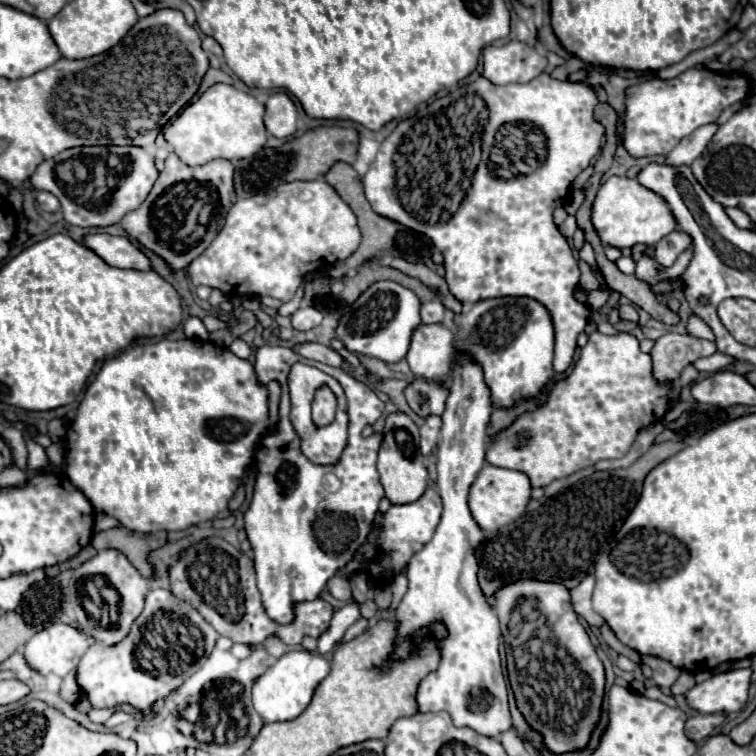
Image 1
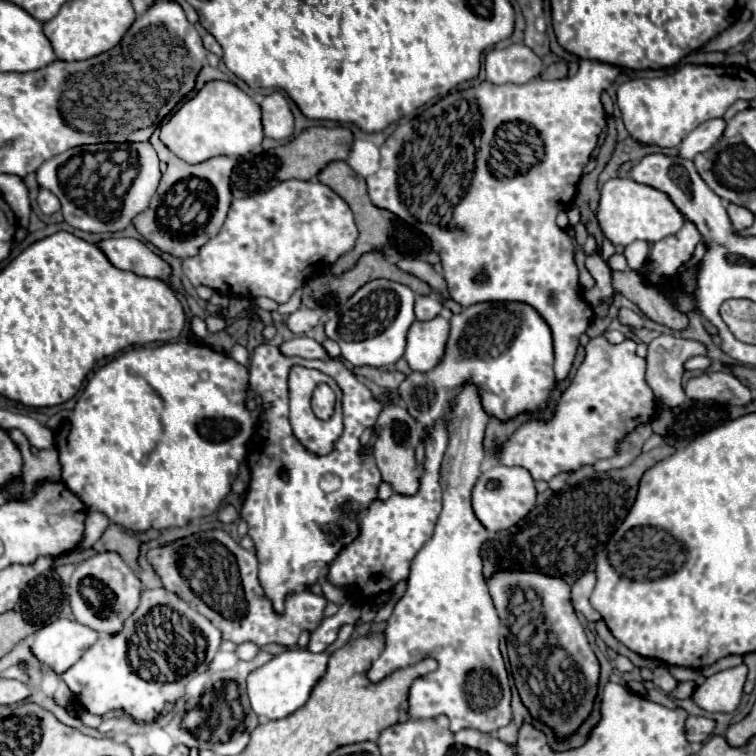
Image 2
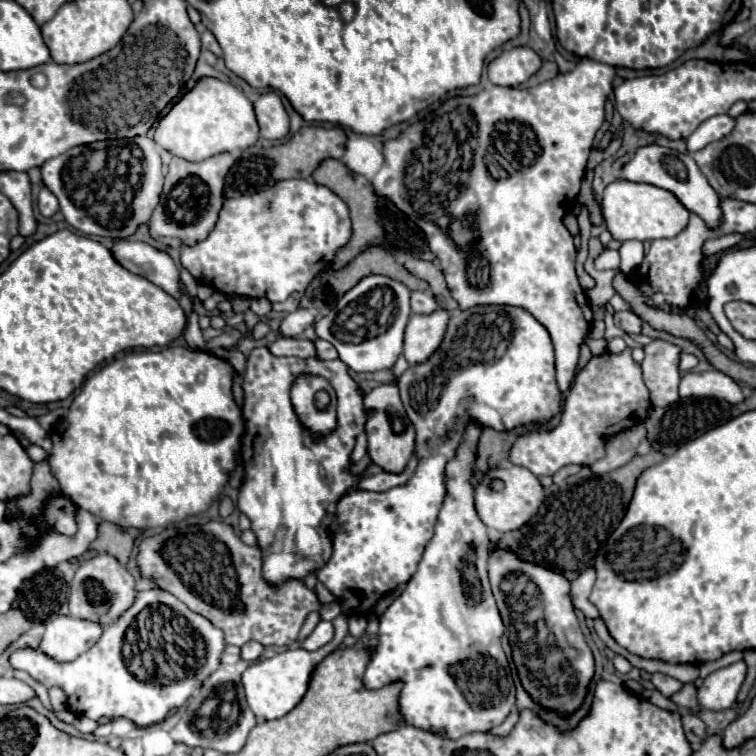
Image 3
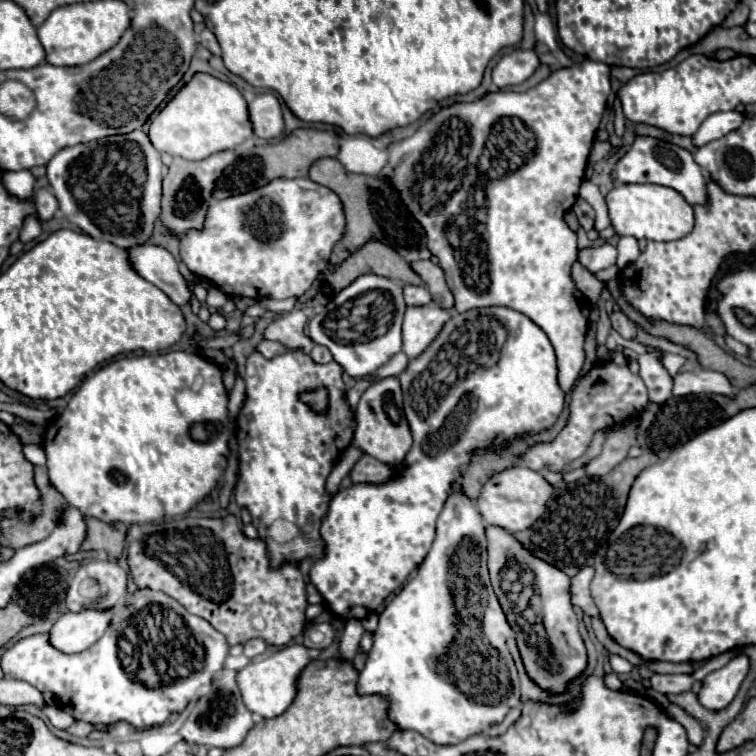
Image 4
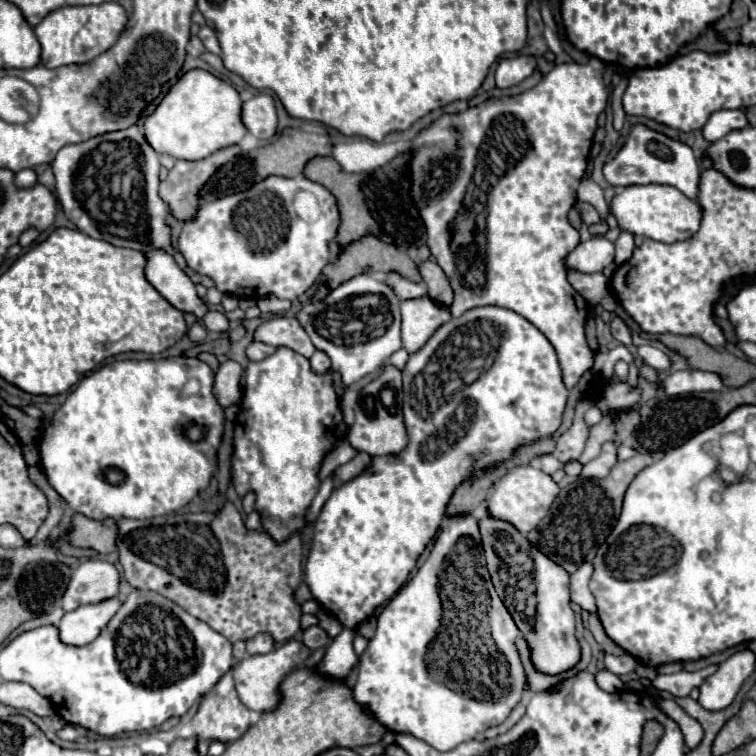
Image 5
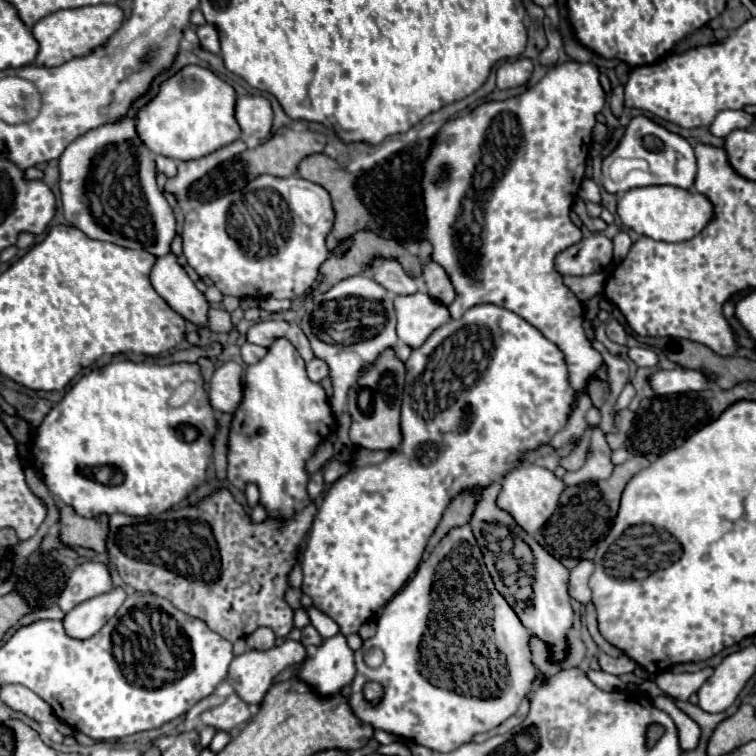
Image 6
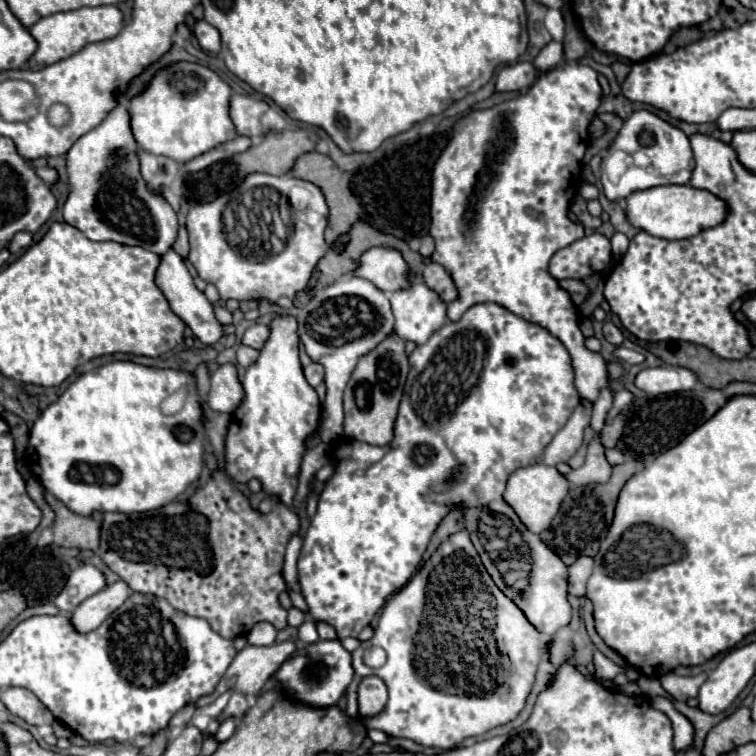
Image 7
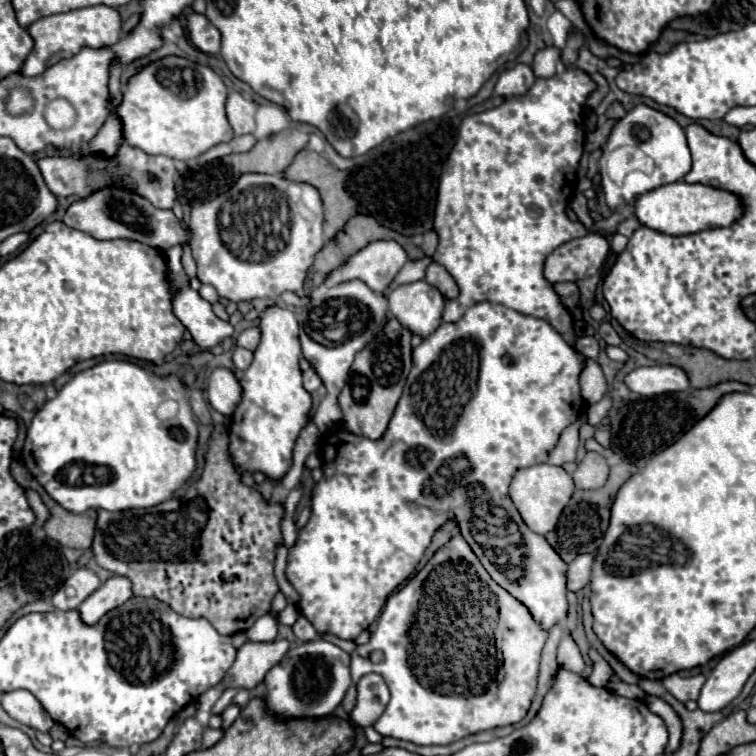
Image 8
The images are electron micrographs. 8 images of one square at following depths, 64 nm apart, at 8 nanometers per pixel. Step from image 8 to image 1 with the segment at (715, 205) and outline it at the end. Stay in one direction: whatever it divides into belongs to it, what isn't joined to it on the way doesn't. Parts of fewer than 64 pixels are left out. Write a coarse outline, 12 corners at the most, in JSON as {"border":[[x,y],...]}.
{"border":[[612,176],[592,204],[600,240],[654,246],[678,230],[666,200]]}

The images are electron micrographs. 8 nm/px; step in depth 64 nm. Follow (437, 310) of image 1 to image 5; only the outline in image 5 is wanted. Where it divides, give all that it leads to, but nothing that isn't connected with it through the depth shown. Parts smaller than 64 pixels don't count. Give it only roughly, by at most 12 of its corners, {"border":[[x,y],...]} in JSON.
{"border":[[386,272],[384,282],[402,300],[426,296],[426,286],[398,272]]}

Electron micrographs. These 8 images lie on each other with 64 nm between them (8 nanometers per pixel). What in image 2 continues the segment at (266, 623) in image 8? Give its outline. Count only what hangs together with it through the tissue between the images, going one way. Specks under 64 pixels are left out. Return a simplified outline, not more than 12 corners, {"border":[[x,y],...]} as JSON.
{"border":[[252,642],[238,646],[238,658],[252,660],[260,648]]}

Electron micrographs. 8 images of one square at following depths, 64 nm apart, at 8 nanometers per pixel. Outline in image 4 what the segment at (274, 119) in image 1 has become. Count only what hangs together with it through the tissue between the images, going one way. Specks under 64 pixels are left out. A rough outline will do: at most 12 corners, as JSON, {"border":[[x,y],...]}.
{"border":[[258,94],[248,114],[258,138],[284,130],[280,102]]}

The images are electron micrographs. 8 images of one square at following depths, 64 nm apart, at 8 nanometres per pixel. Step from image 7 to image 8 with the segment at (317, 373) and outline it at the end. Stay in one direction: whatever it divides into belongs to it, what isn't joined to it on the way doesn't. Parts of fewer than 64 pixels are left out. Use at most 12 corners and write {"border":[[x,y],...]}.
{"border":[[314,370],[302,374],[304,388],[314,392],[320,388],[320,378]]}

